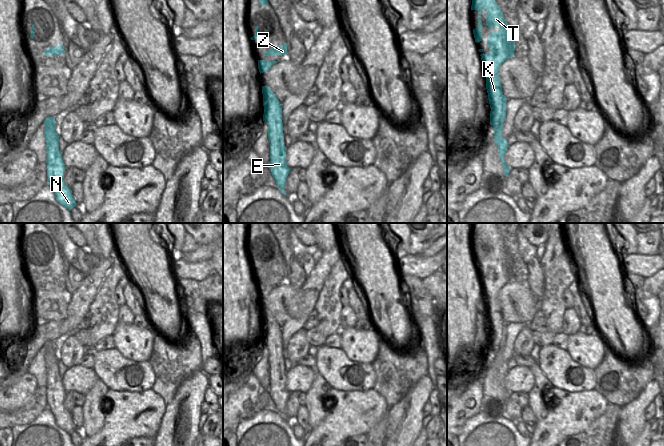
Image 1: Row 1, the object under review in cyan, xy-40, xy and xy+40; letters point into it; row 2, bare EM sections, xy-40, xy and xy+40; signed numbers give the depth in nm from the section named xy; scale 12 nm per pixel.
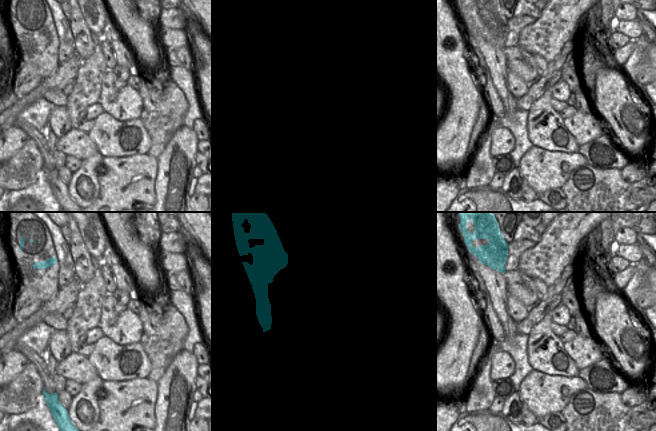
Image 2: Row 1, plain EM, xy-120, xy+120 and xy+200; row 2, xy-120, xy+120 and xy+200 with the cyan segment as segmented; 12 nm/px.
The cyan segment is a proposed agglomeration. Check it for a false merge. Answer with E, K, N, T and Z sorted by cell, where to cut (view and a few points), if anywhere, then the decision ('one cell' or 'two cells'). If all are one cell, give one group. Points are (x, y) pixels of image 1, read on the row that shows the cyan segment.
groups E K N T Z; cut none; one cell

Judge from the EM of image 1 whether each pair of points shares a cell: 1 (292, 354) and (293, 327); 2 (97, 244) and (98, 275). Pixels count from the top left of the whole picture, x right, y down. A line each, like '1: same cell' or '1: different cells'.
1: different cells
2: different cells

